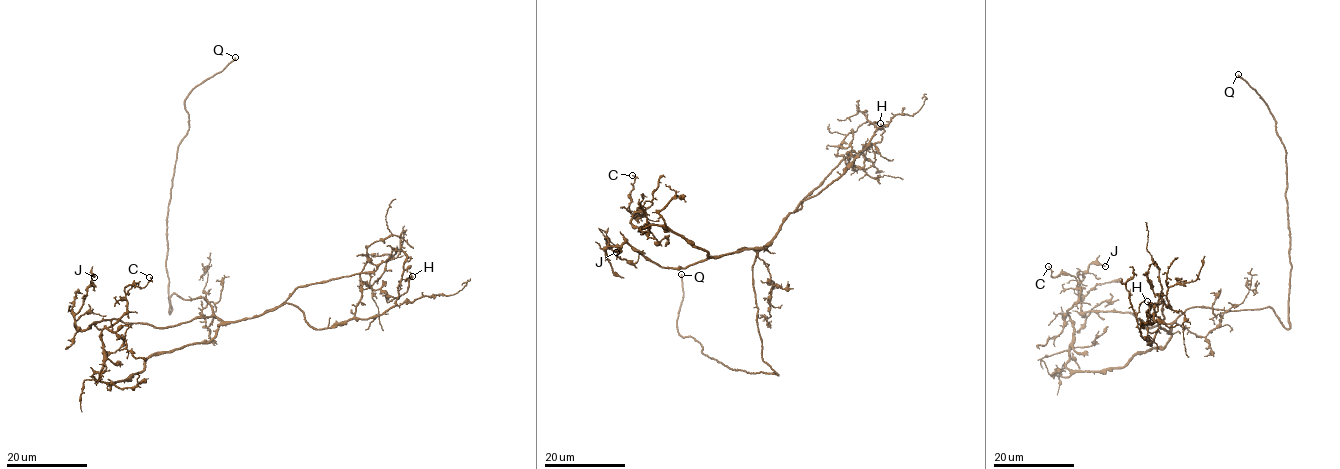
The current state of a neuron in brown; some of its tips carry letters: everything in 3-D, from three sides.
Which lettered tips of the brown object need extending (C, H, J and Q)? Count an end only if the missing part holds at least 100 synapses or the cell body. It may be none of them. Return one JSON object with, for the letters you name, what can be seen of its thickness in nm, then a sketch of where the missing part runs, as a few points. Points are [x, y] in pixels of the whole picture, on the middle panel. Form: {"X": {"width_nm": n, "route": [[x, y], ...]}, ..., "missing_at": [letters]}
{"Q": {"width_nm": 220, "route": [[681, 274], [686, 252], [697, 229], [694, 223]]}, "missing_at": ["Q"]}

